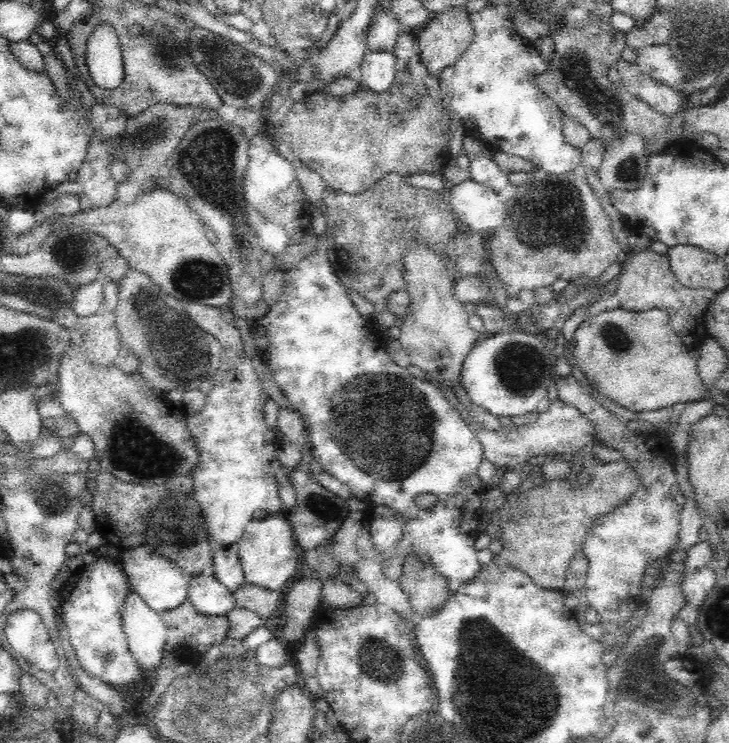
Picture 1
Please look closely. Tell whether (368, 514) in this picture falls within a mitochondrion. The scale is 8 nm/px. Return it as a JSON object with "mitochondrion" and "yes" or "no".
{"mitochondrion":"no"}

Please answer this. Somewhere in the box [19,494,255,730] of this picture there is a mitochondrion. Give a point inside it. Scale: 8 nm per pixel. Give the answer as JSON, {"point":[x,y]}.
{"point":[184,651]}

